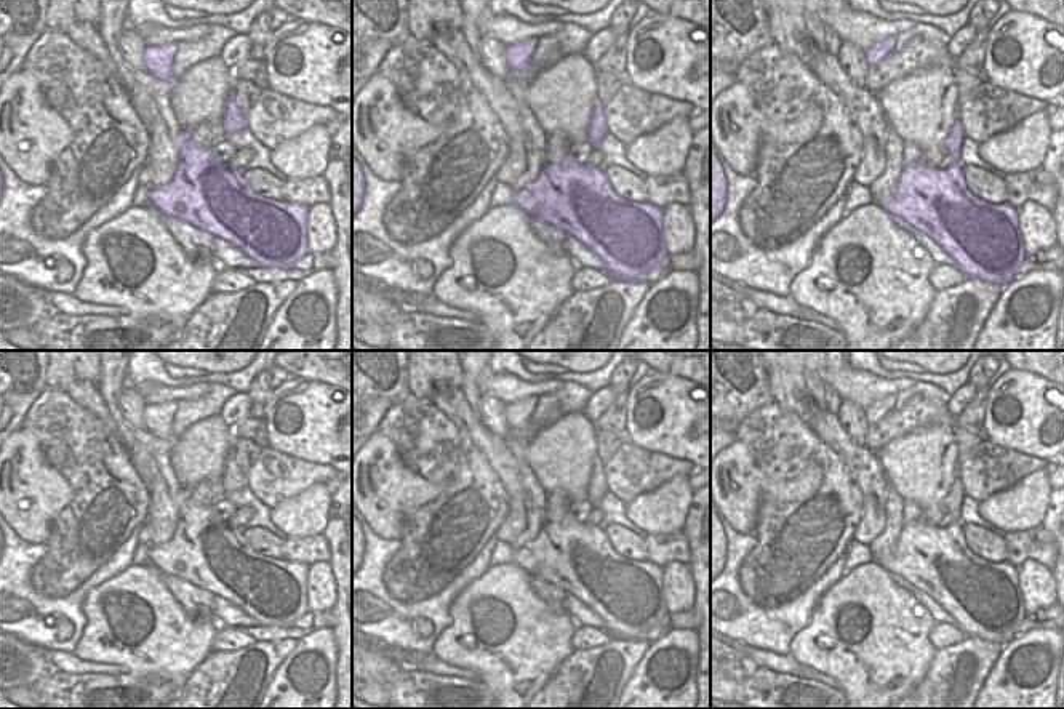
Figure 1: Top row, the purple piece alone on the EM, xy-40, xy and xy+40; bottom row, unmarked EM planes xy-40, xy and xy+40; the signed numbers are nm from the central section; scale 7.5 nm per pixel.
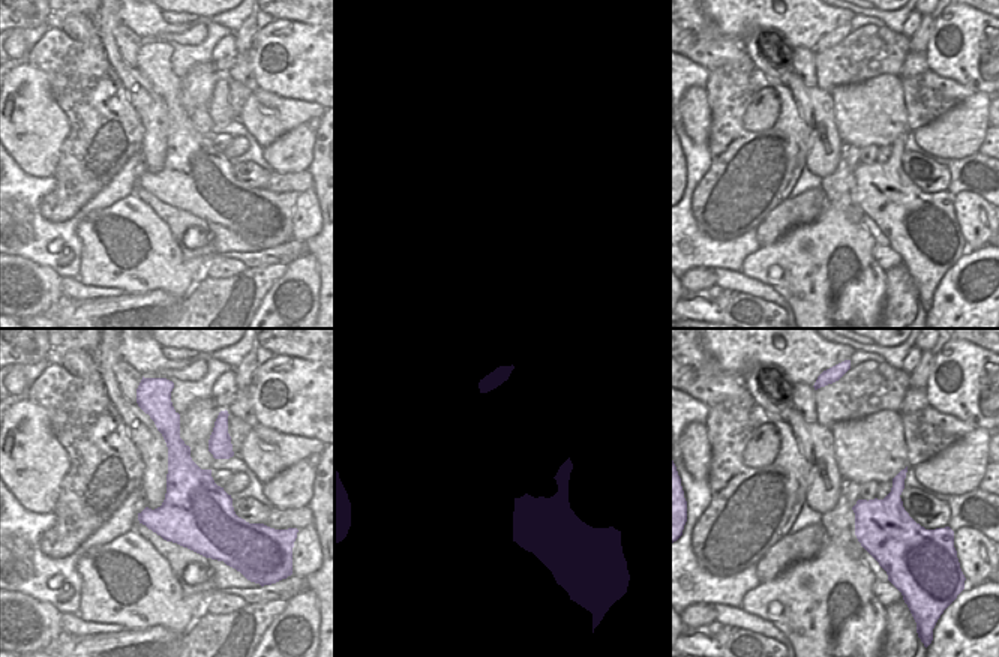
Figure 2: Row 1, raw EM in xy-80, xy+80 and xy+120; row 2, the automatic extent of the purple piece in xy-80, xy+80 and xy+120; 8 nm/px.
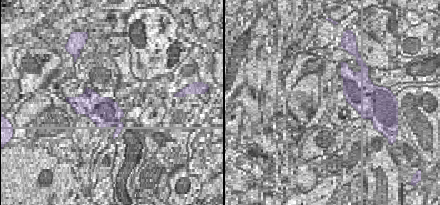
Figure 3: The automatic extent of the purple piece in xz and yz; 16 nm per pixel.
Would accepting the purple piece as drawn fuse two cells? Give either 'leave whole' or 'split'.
leave whole

